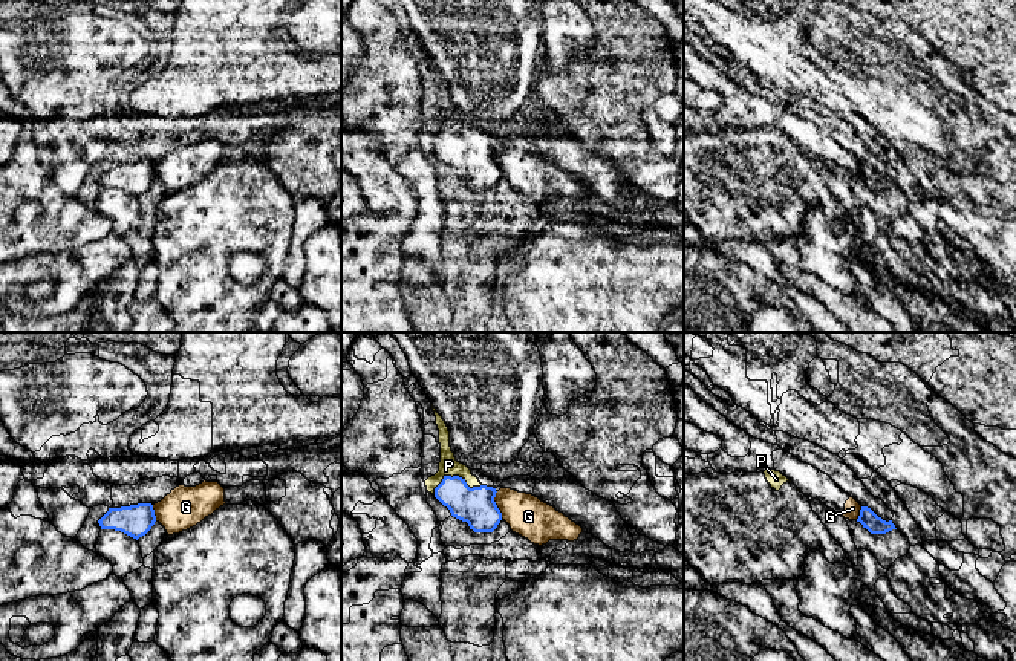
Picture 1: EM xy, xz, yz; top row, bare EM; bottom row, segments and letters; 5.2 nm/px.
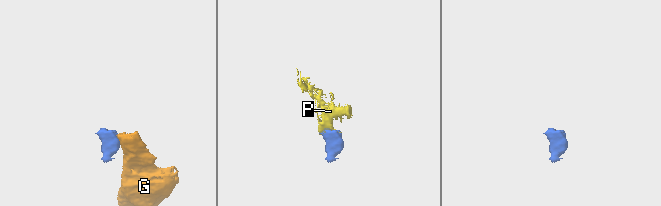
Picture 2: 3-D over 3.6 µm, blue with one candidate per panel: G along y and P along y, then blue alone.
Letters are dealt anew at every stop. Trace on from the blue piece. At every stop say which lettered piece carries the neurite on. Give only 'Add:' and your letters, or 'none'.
Add: P

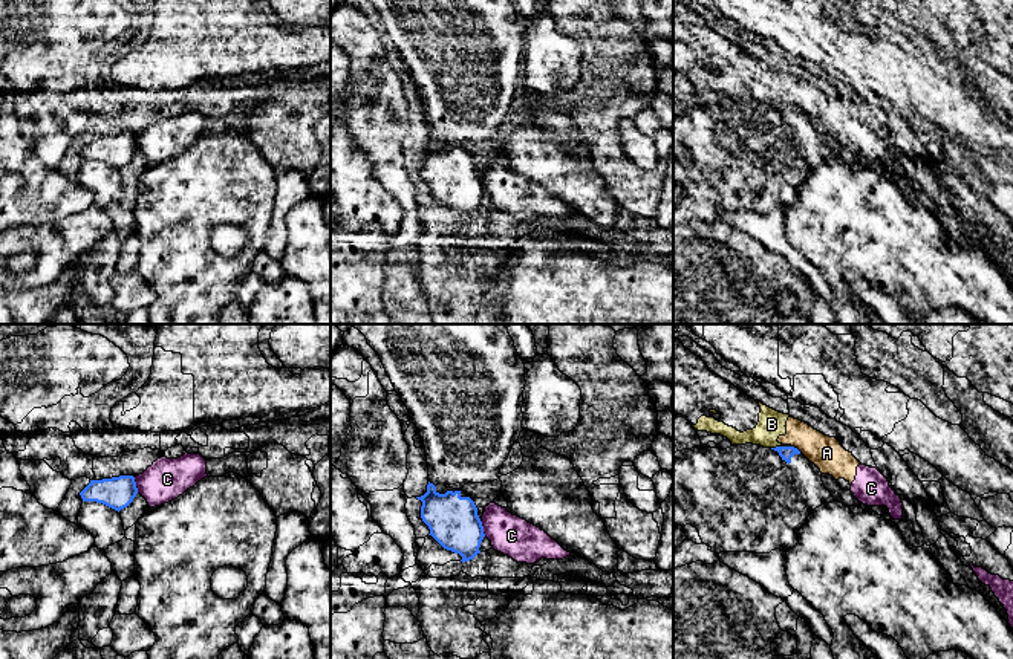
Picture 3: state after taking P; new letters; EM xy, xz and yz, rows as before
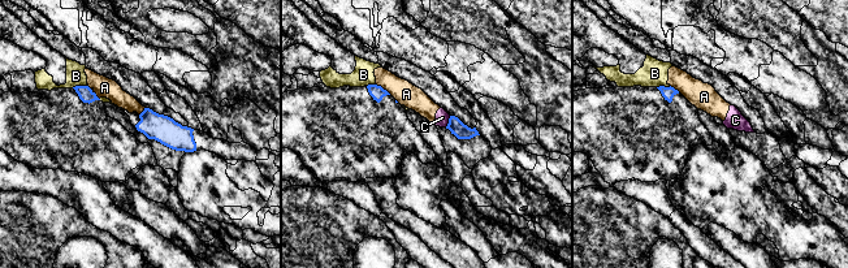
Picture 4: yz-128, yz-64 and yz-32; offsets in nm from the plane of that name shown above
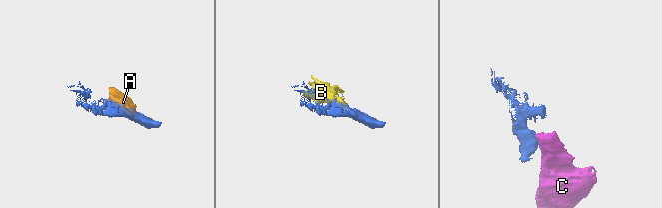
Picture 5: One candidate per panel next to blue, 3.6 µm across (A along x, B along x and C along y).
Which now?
Add: none

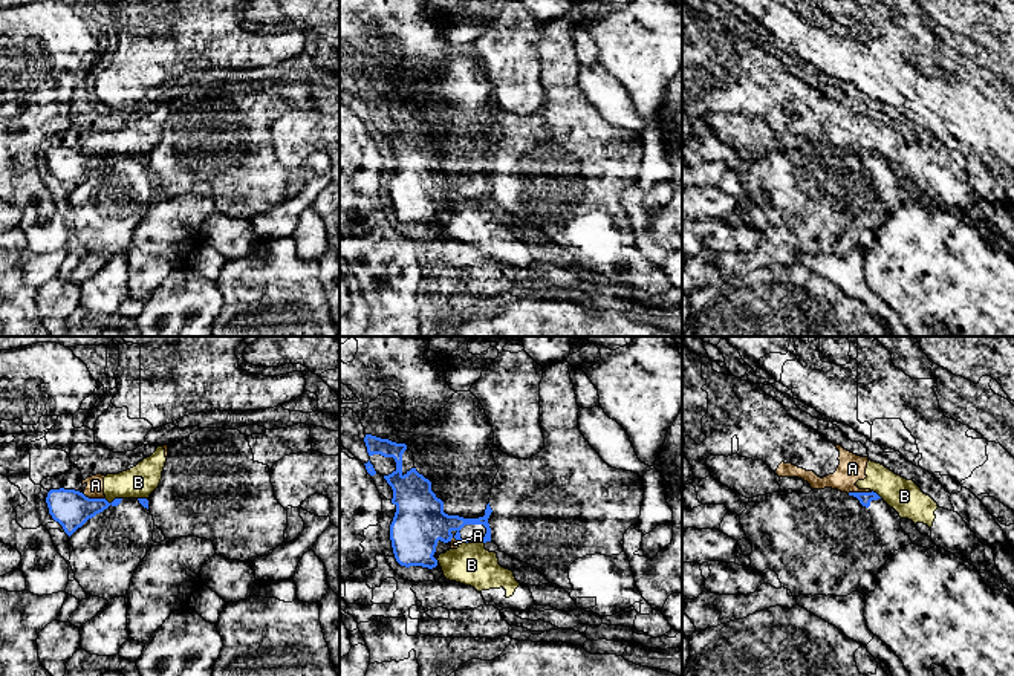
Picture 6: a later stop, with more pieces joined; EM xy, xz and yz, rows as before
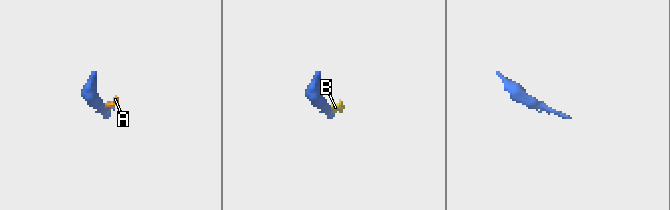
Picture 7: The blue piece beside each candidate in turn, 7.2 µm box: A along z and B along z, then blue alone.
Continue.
Add: none

